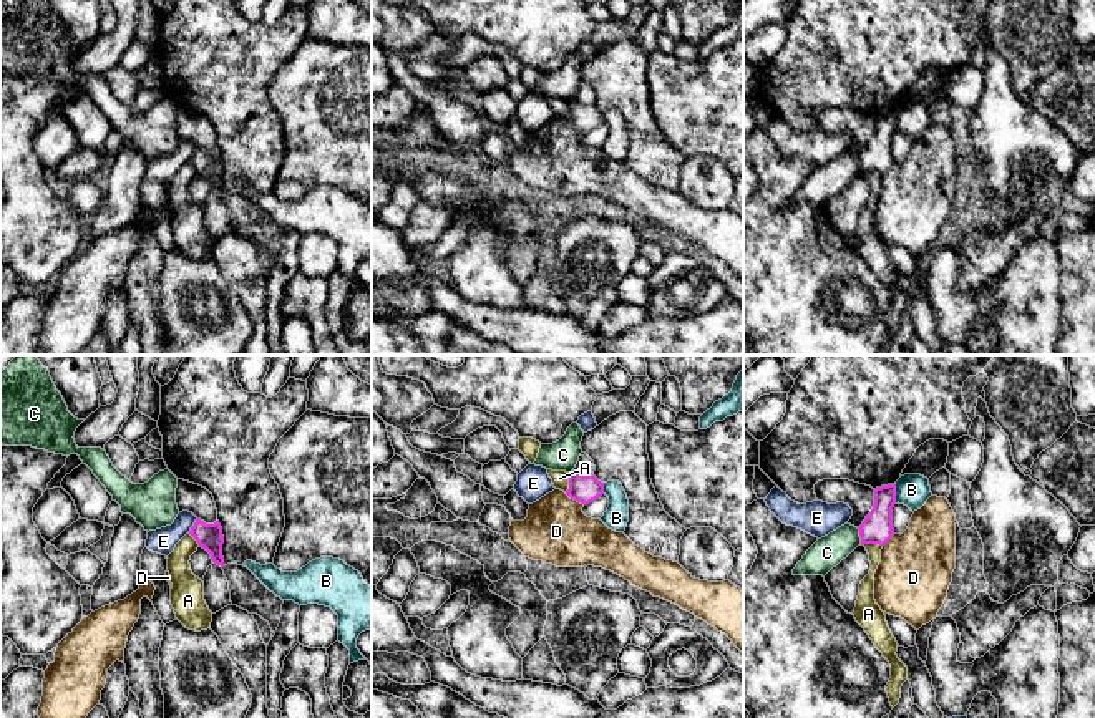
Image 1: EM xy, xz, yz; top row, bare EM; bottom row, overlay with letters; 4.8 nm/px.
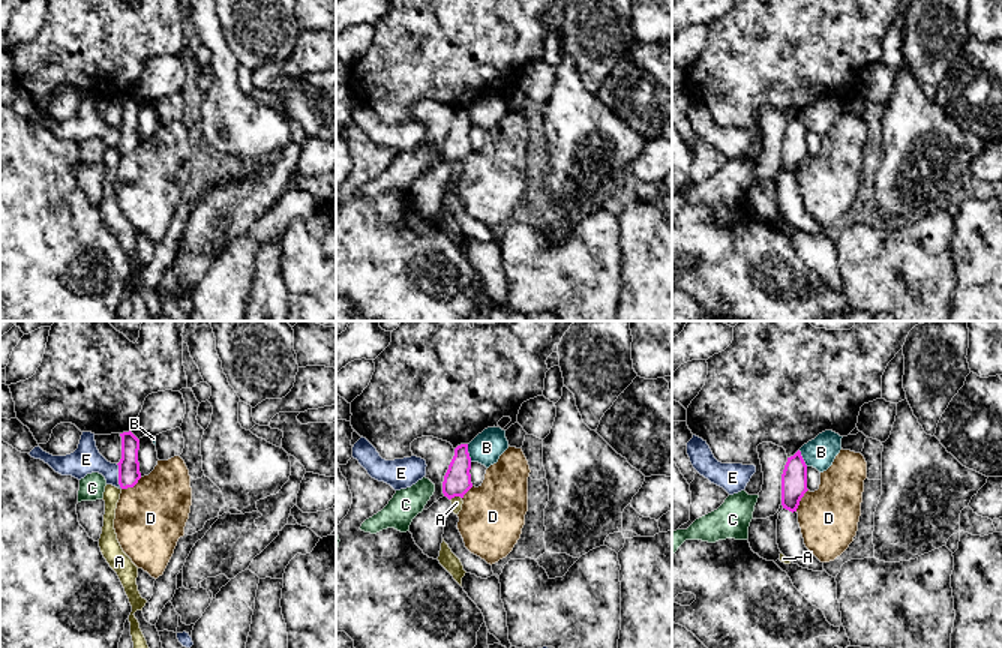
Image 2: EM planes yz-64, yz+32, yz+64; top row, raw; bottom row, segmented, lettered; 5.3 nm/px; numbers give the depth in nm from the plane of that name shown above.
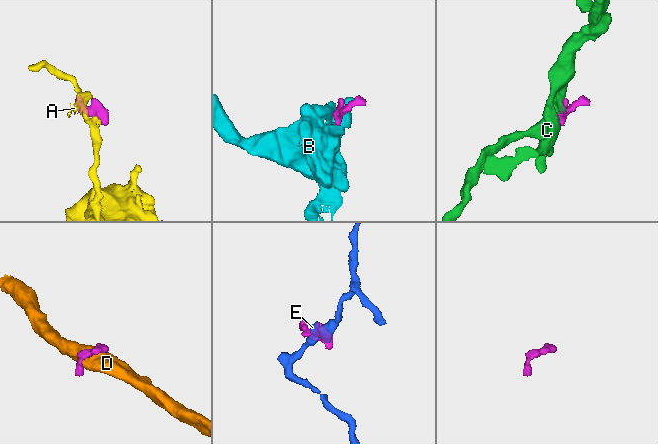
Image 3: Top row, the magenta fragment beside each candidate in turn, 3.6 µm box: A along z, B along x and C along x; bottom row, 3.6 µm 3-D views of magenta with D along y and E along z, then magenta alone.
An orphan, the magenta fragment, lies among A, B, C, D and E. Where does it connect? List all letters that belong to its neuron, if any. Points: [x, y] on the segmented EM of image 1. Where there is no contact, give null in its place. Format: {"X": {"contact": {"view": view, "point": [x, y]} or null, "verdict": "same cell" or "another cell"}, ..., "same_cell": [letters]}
{"A": {"contact": {"view": "yz", "point": [871, 543]}, "verdict": "another cell"}, "B": {"contact": {"view": "yz", "point": [895, 493]}, "verdict": "another cell"}, "C": {"contact": {"view": "yz", "point": [860, 536]}, "verdict": "another cell"}, "D": {"contact": {"view": "xz", "point": [574, 499]}, "verdict": "another cell"}, "E": {"contact": {"view": "xy", "point": [193, 526]}, "verdict": "another cell"}, "same_cell": []}

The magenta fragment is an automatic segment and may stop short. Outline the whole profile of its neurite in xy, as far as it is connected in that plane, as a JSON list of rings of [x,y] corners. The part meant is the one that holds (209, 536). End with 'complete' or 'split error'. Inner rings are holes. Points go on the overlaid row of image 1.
[[[196,519],[189,534],[197,541],[199,547],[206,549],[211,554],[212,564],[207,567],[207,572],[202,579],[204,582],[204,600],[212,614],[231,605],[231,590],[229,582],[224,575],[224,557],[222,557],[222,527],[219,521],[214,524],[206,524],[201,519]]]; split error

